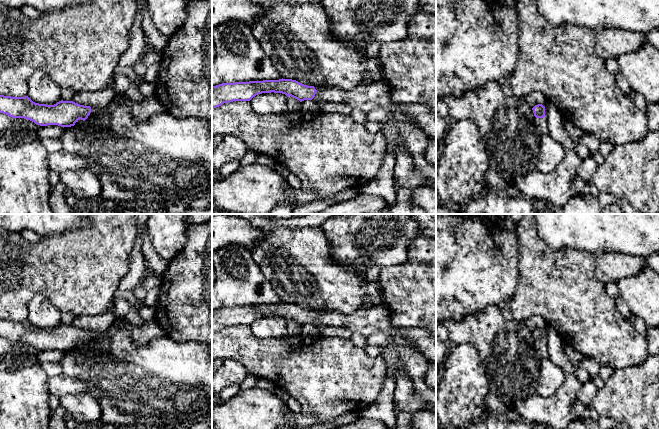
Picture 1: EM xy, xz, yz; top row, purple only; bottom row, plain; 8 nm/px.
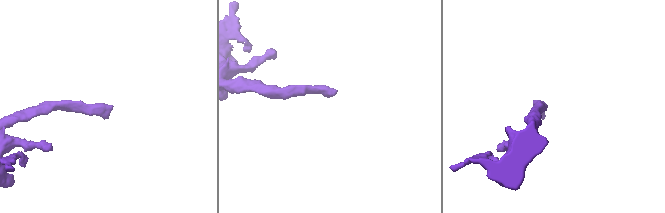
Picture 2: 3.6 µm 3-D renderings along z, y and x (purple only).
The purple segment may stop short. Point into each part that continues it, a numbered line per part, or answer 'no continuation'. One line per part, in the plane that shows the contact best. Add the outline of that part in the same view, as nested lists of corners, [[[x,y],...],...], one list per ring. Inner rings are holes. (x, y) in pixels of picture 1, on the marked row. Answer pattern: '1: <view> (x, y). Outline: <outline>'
1: xy (142, 111). Outline: [[[117,94],[105,108],[91,107],[91,113],[87,119],[92,116],[102,116],[114,112],[120,105],[129,109],[136,122],[147,122],[152,116],[165,111],[162,103],[155,95],[146,97],[142,102],[134,102],[124,95]]]

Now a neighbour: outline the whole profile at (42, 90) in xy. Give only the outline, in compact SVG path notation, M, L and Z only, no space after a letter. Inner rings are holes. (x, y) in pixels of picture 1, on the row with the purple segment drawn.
M45 69L32 74L28 87L27 96L35 103L54 105L61 101L61 88L48 77Z

